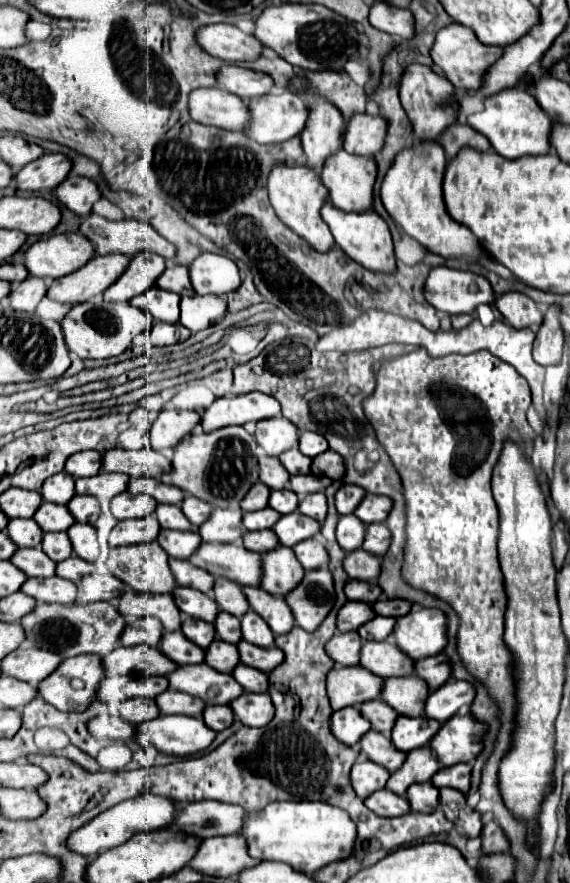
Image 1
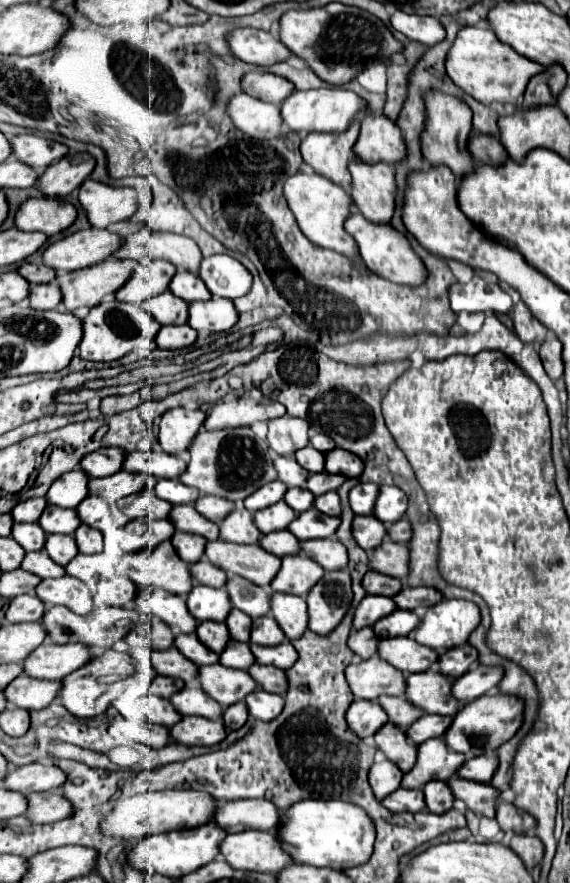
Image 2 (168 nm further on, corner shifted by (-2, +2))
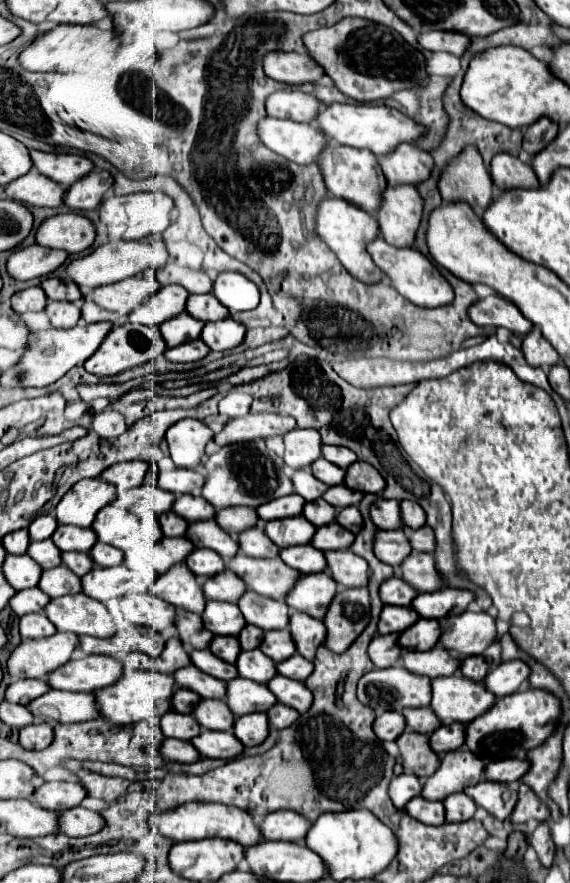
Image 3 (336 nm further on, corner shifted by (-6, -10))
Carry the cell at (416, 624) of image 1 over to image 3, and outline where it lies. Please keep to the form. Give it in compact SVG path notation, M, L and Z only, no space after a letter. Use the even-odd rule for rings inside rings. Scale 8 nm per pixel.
M466 610L440 620L442 636L438 644L456 650L462 658L482 654L496 640L496 620L482 610Z

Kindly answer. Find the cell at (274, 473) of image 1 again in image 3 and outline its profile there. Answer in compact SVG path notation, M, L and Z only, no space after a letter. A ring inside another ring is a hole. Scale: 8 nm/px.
M302 468L302 470L296 470L292 476L290 476L292 484L294 484L294 492L300 494L306 502L312 502L316 498L322 496L322 492L326 492L326 484L322 484L320 480L314 478L314 474L308 470L308 468Z

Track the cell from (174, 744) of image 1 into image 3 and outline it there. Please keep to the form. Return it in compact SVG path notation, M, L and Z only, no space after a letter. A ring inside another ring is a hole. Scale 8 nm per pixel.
M202 730L200 736L190 740L192 746L200 752L204 758L222 758L232 760L242 754L244 746L232 732L214 732L214 730Z

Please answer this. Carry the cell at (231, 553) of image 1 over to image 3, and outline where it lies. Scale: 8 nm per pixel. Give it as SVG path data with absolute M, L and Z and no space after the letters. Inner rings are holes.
M236 554L226 562L226 568L242 578L248 590L274 600L282 600L286 588L290 588L290 584L294 584L294 576L298 576L298 572L286 566L280 558L262 560Z

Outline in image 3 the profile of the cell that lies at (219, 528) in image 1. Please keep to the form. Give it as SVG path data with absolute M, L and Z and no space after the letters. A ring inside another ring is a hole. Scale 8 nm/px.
M260 526L248 528L238 534L238 546L240 552L252 558L276 558L280 548L264 534Z

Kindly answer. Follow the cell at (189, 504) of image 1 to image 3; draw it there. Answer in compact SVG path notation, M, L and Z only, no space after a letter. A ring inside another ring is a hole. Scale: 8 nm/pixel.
M224 508L222 512L216 512L218 526L228 532L230 536L236 536L244 528L252 528L258 524L258 516L254 516L256 510L252 508Z

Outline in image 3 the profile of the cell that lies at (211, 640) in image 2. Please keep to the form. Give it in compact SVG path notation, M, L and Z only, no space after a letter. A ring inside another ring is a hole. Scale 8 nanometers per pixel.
M214 636L210 650L212 650L212 654L226 660L228 664L234 664L234 660L238 658L238 652L240 652L238 638L236 636Z

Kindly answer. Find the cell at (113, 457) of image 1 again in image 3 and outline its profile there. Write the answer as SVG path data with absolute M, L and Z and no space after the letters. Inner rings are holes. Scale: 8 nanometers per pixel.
M174 468L174 470L162 470L158 478L158 486L166 492L172 492L176 496L180 494L198 494L202 488L202 474L190 468Z

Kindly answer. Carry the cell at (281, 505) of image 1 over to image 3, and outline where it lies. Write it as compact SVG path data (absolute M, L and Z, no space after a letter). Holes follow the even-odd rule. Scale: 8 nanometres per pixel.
M318 498L310 504L304 504L304 510L302 510L302 516L312 522L314 526L322 526L322 524L330 524L334 520L334 512L336 508L326 504L326 500Z

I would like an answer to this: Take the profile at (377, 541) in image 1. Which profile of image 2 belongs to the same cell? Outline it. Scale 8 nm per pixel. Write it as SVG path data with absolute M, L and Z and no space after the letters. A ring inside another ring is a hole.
M402 518L398 522L394 522L392 526L388 526L388 536L394 540L394 542L410 542L410 536L412 536L412 528L410 528L410 520Z

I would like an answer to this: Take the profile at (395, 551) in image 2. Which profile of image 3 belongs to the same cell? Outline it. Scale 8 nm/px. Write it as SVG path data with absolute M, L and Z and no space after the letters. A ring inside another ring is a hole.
M426 552L410 554L398 566L398 574L418 592L434 592L442 586L438 584L438 570L434 568L434 558Z

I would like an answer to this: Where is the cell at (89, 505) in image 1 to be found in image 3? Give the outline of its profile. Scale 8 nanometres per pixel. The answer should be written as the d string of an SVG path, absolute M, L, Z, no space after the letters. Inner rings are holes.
M114 506L102 508L90 528L96 532L100 542L120 548L124 552L122 564L130 570L136 568L132 564L144 560L144 550L162 538L158 522L156 526L142 528L136 516L132 516L128 510L120 510Z

